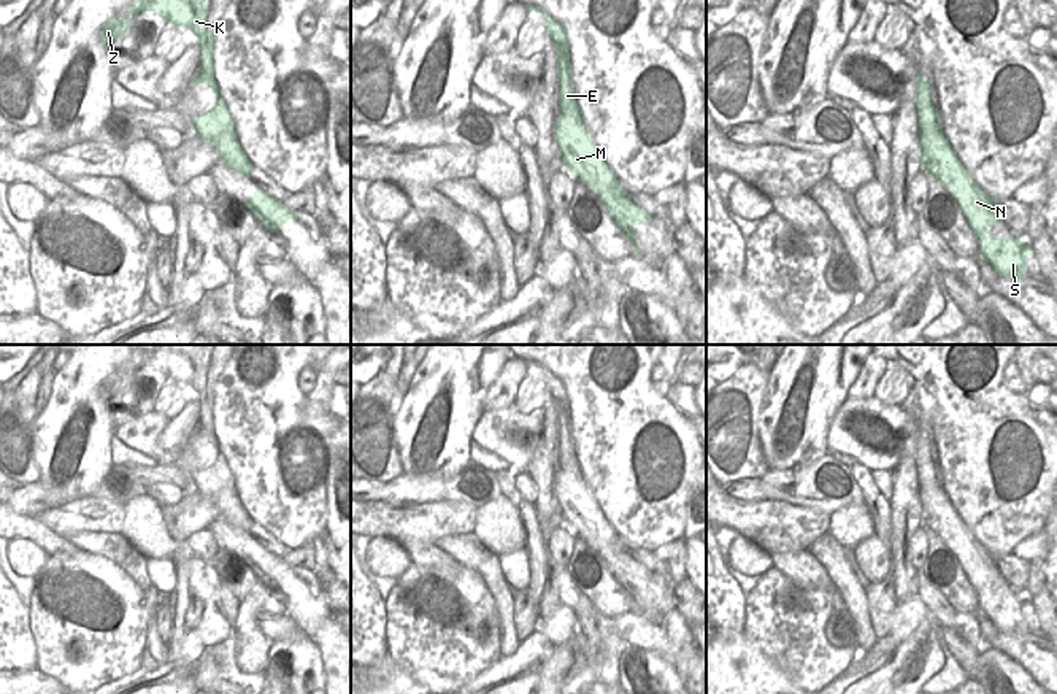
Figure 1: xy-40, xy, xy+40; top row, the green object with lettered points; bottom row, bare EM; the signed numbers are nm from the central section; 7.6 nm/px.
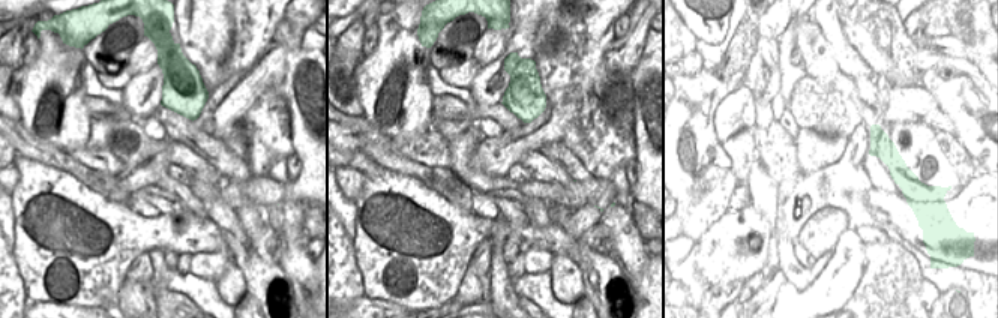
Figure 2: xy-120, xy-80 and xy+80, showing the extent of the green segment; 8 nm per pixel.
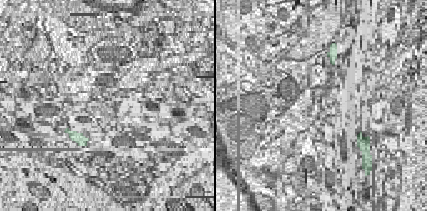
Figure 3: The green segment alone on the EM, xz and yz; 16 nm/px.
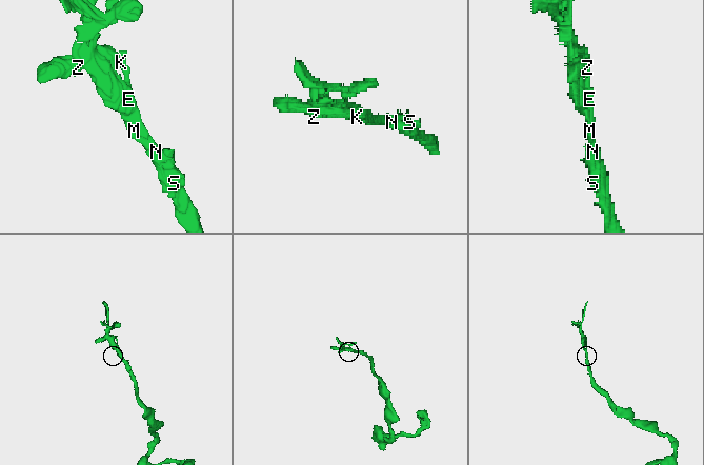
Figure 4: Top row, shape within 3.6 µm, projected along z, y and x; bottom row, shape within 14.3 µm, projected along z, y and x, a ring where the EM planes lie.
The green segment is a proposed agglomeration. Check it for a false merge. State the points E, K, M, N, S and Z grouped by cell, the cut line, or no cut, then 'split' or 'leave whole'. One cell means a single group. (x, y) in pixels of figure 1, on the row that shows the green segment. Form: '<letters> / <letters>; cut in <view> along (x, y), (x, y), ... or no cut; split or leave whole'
E M N S / K Z; cut in xy-40 along (196, 129), (208, 132), (229, 131), (234, 134); split

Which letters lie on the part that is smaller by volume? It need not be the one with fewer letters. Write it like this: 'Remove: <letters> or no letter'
Remove: K, Z

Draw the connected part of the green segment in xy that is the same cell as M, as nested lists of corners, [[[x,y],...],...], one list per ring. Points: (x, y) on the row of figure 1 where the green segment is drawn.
[[[562,68],[559,105],[563,121],[562,127],[555,130],[555,141],[565,164],[563,170],[568,170],[571,176],[578,176],[602,195],[602,203],[608,208],[608,214],[633,243],[636,256],[643,259],[632,227],[643,224],[644,219],[654,219],[655,216],[643,211],[624,192],[619,179],[602,157],[592,135],[586,130],[570,79],[570,68]]]

